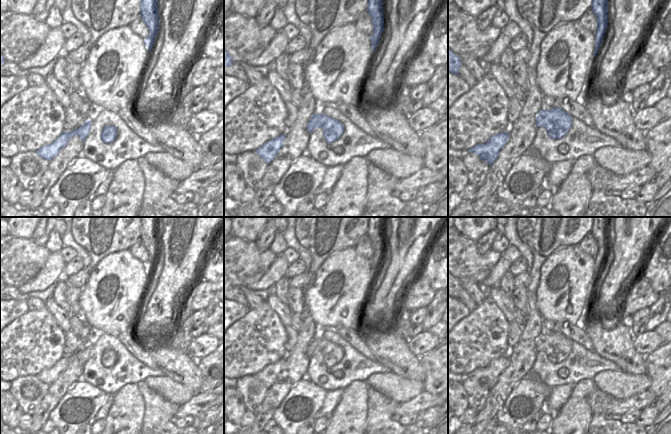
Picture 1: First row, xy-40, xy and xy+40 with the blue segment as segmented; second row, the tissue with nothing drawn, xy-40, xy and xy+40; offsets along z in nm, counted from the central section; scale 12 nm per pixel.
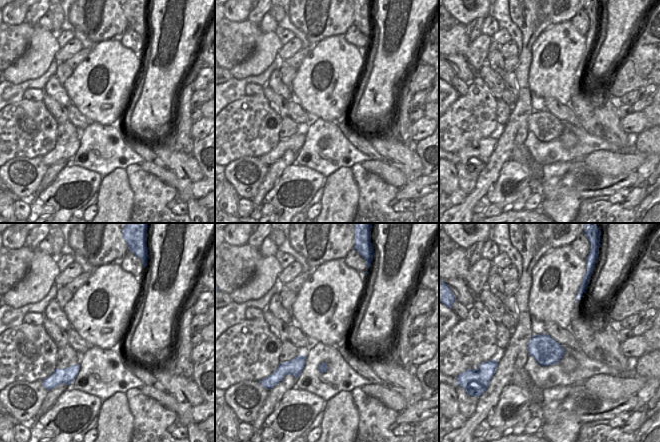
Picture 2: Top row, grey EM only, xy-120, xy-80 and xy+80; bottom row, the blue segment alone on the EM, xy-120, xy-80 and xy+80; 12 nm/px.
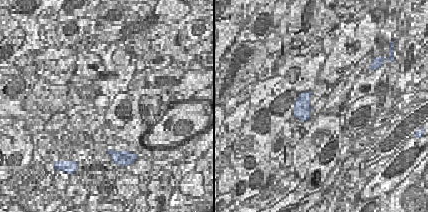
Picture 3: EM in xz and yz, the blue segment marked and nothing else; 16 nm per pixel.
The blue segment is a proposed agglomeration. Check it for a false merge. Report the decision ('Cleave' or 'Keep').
Cleave

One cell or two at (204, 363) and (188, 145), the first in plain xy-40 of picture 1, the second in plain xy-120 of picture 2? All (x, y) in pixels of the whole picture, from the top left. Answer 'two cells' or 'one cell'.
two cells

